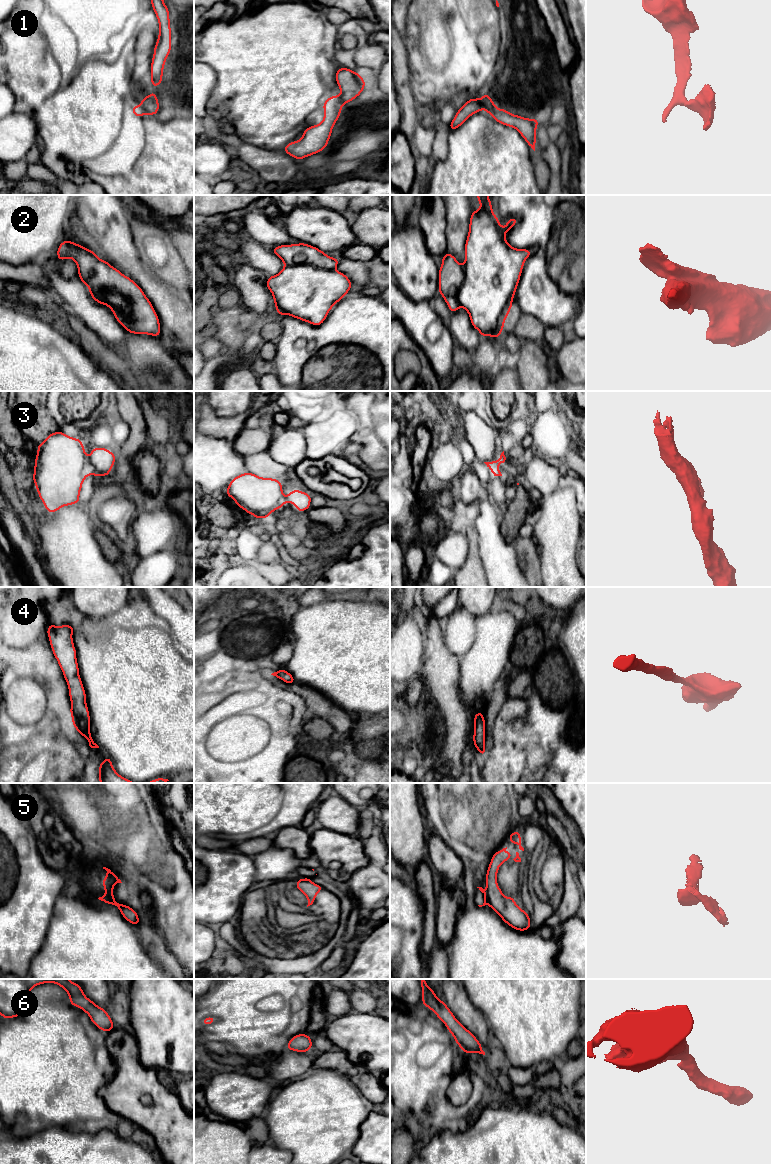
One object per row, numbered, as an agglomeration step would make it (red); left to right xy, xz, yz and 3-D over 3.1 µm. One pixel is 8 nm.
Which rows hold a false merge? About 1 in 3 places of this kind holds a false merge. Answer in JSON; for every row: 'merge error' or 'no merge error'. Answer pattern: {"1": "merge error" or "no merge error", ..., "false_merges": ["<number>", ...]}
{"1": "merge error", "2": "merge error", "3": "merge error", "4": "no merge error", "5": "merge error", "6": "no merge error", "false_merges": ["1", "2", "3", "5"]}

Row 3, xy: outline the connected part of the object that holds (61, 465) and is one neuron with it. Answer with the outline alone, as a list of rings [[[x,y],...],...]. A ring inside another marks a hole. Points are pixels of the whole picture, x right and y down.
[[[61,431],[47,436],[37,446],[33,481],[48,512],[80,502],[82,483],[89,474],[81,439]]]

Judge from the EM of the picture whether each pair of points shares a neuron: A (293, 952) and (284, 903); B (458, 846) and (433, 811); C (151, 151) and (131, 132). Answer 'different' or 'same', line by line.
A: same
B: same
C: different

